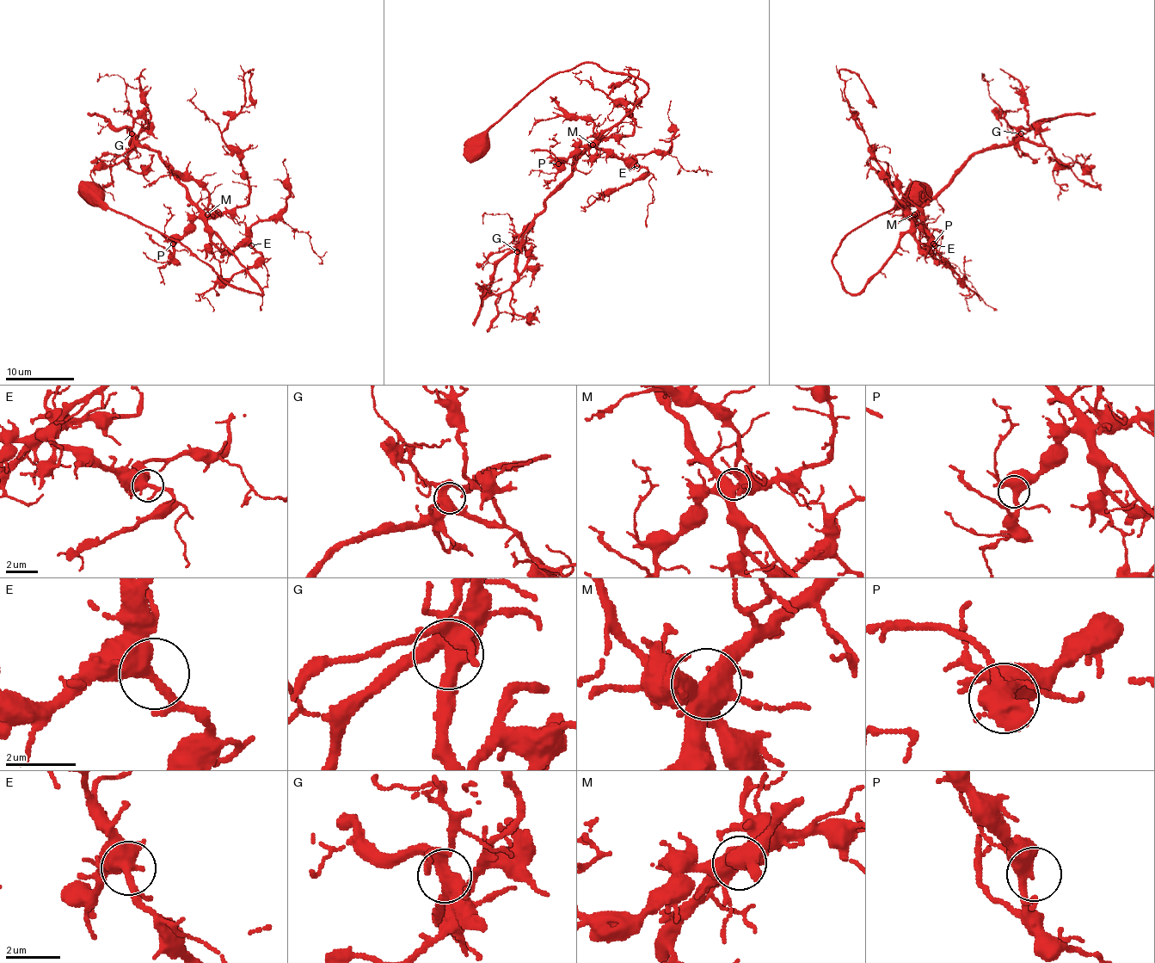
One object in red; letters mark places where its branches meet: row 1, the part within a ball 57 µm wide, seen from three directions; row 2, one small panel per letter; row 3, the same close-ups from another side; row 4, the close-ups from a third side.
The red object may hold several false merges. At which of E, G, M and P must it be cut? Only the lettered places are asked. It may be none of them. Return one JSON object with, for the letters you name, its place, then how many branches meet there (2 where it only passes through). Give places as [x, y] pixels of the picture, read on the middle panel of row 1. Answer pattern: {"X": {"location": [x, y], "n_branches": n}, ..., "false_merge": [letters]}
{"false_merge": []}

